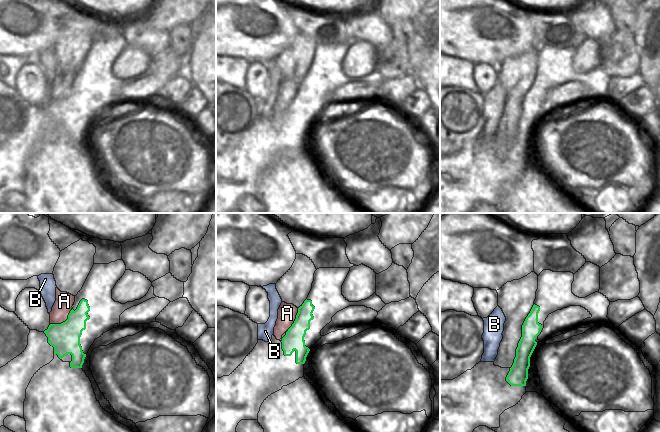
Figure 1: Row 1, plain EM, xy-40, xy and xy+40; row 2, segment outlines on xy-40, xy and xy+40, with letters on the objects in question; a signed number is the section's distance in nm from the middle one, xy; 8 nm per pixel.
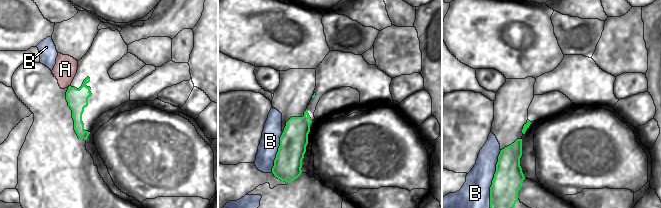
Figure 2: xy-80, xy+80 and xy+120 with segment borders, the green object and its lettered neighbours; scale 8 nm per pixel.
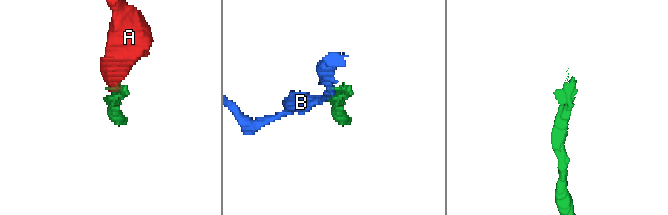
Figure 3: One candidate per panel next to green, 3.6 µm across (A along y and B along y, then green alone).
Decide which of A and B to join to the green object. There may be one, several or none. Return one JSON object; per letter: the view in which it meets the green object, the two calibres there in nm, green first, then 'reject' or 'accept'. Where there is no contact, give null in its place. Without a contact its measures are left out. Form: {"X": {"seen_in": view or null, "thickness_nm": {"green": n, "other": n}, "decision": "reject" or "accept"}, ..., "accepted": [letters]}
{"A": {"seen_in": "xy-40", "thickness_nm": {"green": 240, "other": 140}, "decision": "accept"}, "B": {"seen_in": null, "decision": "reject"}, "accepted": ["A"]}

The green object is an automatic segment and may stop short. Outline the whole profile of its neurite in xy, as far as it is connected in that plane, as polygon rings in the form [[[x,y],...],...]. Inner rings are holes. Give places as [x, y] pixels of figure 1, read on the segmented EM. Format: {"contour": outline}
{"contour": [[[305,300],[297,308],[293,304],[282,302],[278,309],[278,319],[274,327],[274,336],[282,340],[282,349],[285,356],[296,352],[296,363],[304,364],[310,351],[305,346],[304,337],[310,329],[310,321],[314,319],[312,313],[315,307],[311,300]]]}

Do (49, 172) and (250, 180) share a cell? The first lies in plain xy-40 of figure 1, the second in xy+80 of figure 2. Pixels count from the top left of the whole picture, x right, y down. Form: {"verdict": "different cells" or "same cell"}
{"verdict": "different cells"}

